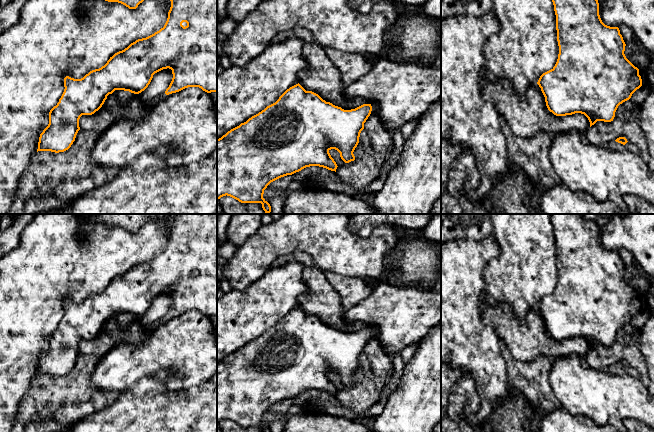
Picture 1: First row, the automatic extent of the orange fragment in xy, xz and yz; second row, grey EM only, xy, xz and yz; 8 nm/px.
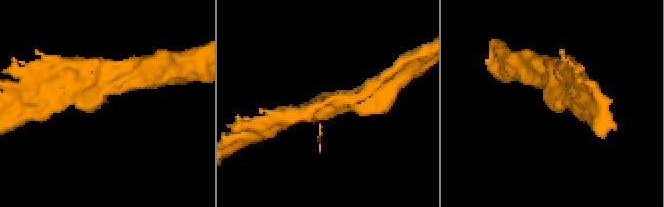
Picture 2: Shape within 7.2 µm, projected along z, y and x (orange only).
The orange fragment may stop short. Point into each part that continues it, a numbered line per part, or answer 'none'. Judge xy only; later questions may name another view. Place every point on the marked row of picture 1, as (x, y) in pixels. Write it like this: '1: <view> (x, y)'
none

